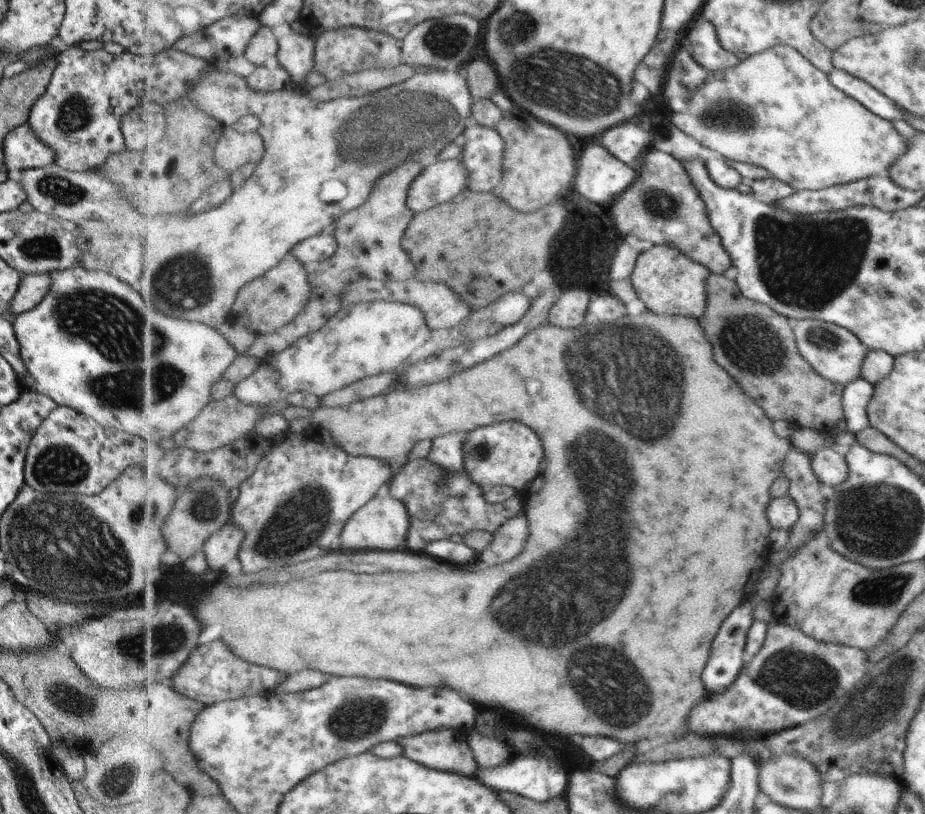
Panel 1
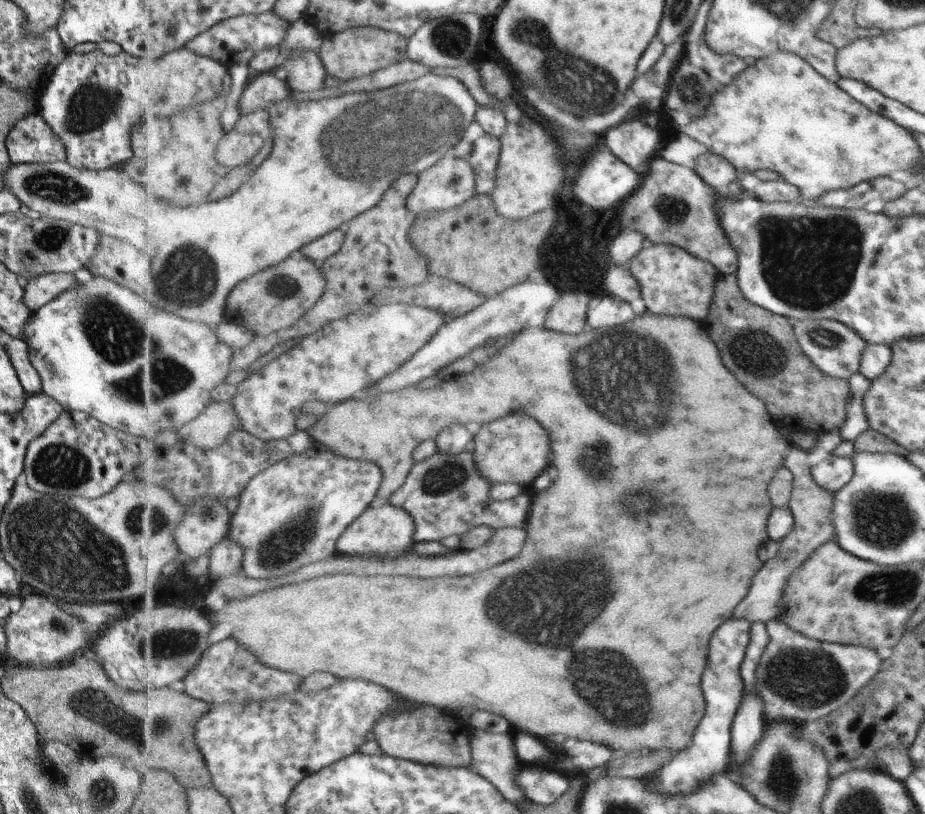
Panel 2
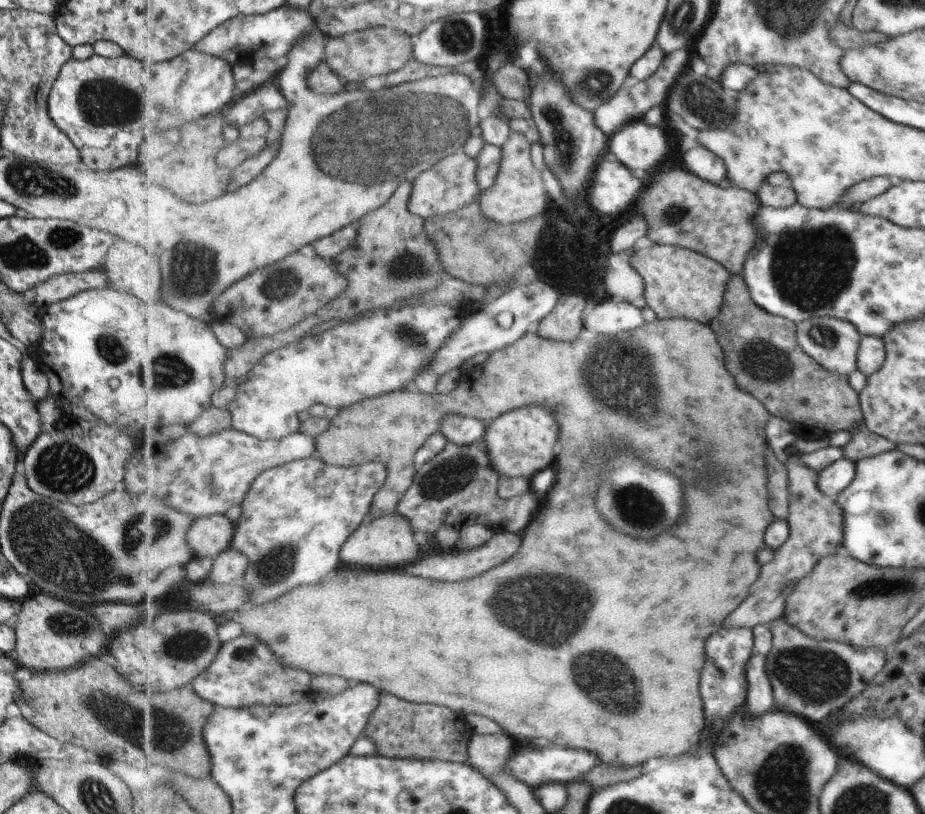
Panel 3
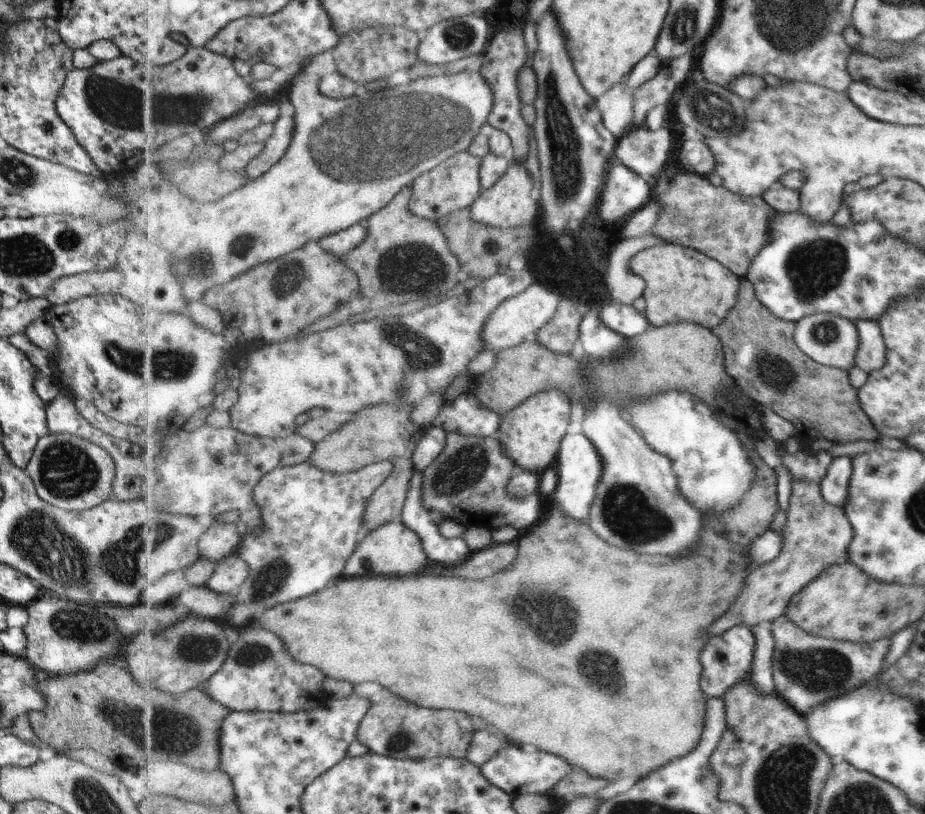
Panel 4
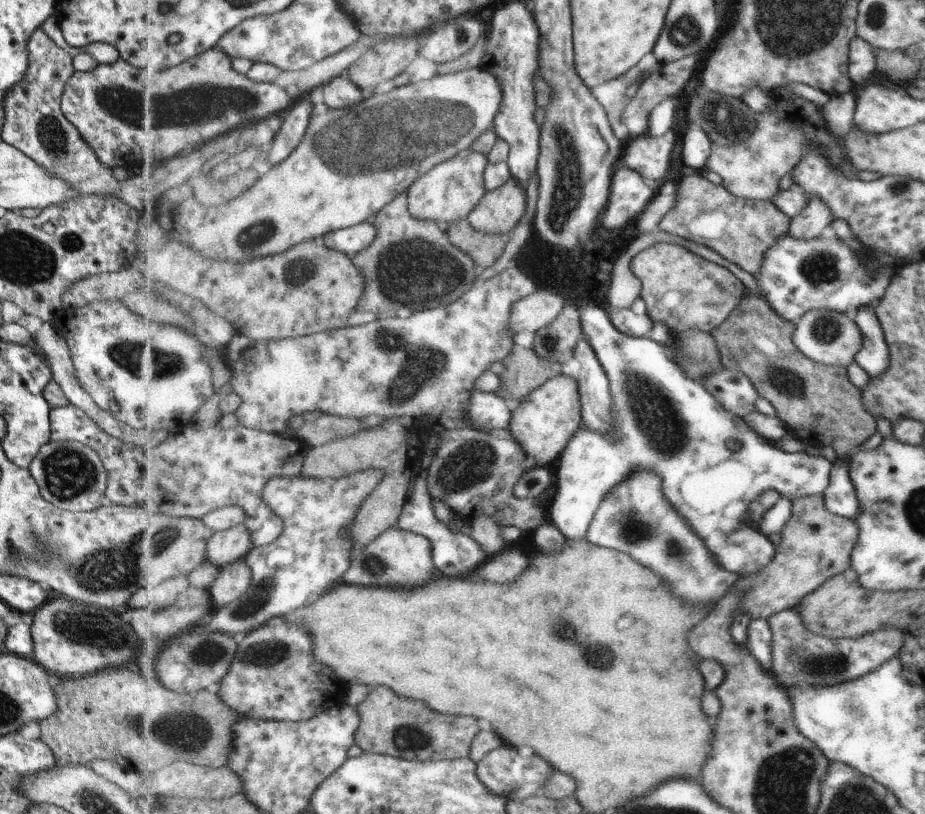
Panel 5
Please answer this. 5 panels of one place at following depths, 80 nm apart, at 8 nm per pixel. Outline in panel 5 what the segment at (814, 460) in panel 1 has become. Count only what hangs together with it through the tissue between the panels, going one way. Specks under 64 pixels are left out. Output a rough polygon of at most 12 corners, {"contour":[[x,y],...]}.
{"contour":[[876,431],[830,465],[821,494],[829,512],[851,520],[860,504],[848,475],[857,451],[877,448]]}

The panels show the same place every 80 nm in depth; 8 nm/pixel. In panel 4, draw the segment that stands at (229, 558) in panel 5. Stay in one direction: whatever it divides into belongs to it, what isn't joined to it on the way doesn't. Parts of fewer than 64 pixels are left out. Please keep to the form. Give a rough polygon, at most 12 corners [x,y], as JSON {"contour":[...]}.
{"contour":[[233,523],[211,524],[198,542],[213,562],[237,552],[242,536]]}

